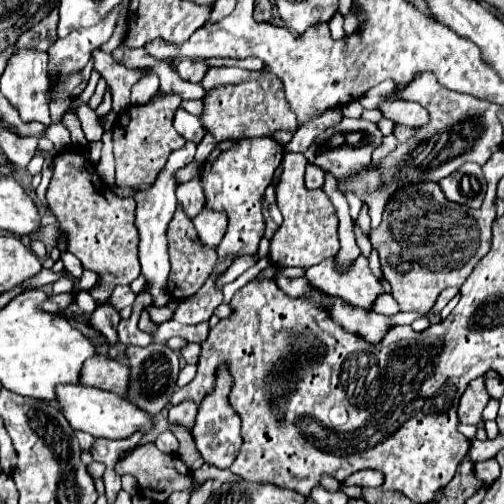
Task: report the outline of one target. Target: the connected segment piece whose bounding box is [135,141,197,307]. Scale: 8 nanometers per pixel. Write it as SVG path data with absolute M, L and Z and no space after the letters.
M187 141L181 149L173 151L169 155L169 161L165 165L165 169L161 171L161 175L157 177L157 181L145 189L145 191L137 191L135 193L135 201L137 201L137 211L135 211L135 225L139 231L139 261L141 261L141 273L145 275L147 283L149 283L149 293L155 297L155 305L163 307L169 301L169 295L165 291L165 283L167 283L167 275L169 275L169 253L167 253L167 225L173 219L175 213L175 205L177 205L177 197L175 197L175 189L177 189L177 181L175 181L175 173L189 165L195 159L195 151L197 151L197 143Z

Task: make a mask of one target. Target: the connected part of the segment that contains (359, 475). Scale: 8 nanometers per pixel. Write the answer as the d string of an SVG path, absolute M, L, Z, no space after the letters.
M367 469L367 471L357 471L353 475L349 475L343 483L345 485L359 485L359 487L381 487L381 481L385 477L381 477L381 473Z

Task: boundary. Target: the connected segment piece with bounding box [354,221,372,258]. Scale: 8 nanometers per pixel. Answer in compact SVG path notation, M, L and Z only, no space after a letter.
M354 221L354 233L361 254L369 258L372 251L372 245L368 237L361 231L361 229L359 229L359 226L357 225L356 221Z

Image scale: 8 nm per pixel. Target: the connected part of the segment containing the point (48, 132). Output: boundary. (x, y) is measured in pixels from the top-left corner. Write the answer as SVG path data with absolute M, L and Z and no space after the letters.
M55 123L55 125L49 125L45 129L45 135L47 139L51 139L55 143L55 147L61 147L63 149L69 149L71 147L71 137L69 137L69 129L63 125L63 123Z

